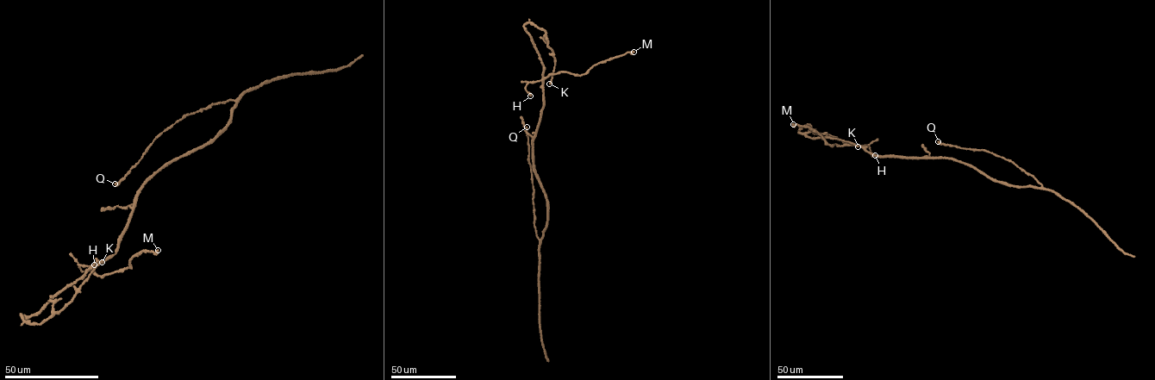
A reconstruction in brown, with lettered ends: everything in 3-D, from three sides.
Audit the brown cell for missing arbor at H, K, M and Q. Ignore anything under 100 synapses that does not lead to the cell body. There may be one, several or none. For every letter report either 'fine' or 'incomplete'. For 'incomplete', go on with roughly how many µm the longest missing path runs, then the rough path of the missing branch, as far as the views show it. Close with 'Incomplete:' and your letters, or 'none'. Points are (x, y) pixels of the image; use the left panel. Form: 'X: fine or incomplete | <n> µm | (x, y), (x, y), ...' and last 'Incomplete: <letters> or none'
H: fine
K: fine
M: fine
Q: fine
Incomplete: none

